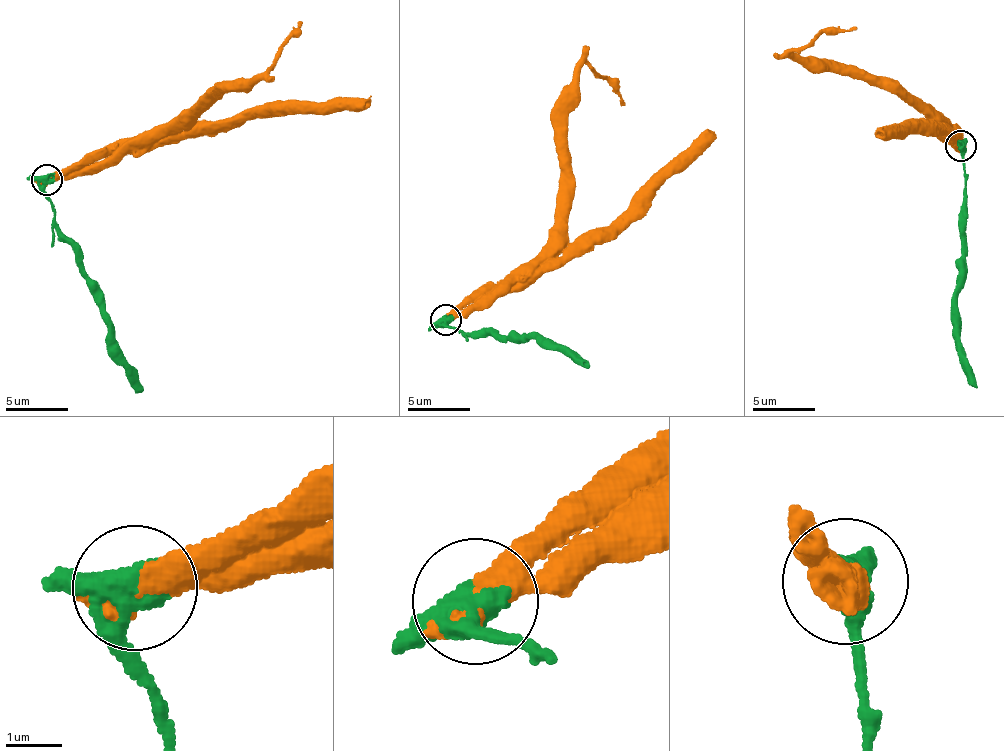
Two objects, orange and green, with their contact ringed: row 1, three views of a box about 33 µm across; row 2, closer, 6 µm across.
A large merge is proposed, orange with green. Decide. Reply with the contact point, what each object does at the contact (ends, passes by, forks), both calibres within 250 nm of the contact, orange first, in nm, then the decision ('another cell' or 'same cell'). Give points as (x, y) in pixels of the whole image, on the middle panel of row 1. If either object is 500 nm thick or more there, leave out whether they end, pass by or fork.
place (446, 319); calibres 650 and 420 nm; same cell

